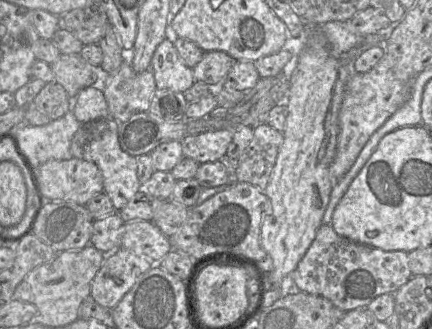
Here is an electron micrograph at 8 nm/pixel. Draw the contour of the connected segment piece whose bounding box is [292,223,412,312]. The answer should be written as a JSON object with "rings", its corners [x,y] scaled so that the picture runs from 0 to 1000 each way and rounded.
{"rings":[[[745,678],[727,733],[692,793],[676,830],[678,851],[697,888],[750,903],[775,930],[803,948],[847,936],[856,918],[884,894],[914,891],[954,842],[944,769],[935,763],[889,763],[875,754],[815,736],[775,705],[766,681]]]}

